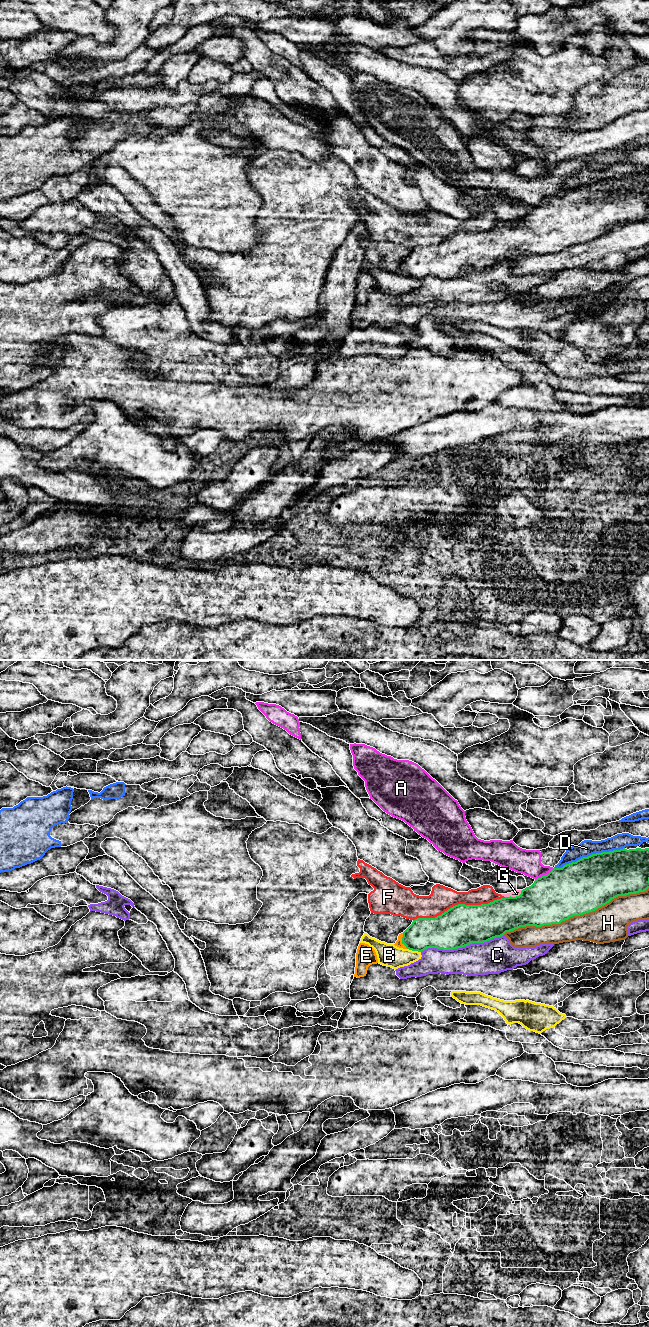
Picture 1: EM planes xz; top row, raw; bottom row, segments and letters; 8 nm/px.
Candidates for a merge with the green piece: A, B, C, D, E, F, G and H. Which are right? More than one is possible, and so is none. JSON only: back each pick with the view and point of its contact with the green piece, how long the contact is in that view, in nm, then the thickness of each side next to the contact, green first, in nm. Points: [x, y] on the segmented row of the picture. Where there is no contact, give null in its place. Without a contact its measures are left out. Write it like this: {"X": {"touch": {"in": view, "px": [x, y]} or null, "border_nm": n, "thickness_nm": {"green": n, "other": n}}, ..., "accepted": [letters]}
{"accepted": []}

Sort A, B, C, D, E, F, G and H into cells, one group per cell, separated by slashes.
A / B / C / D / E / F G / H

